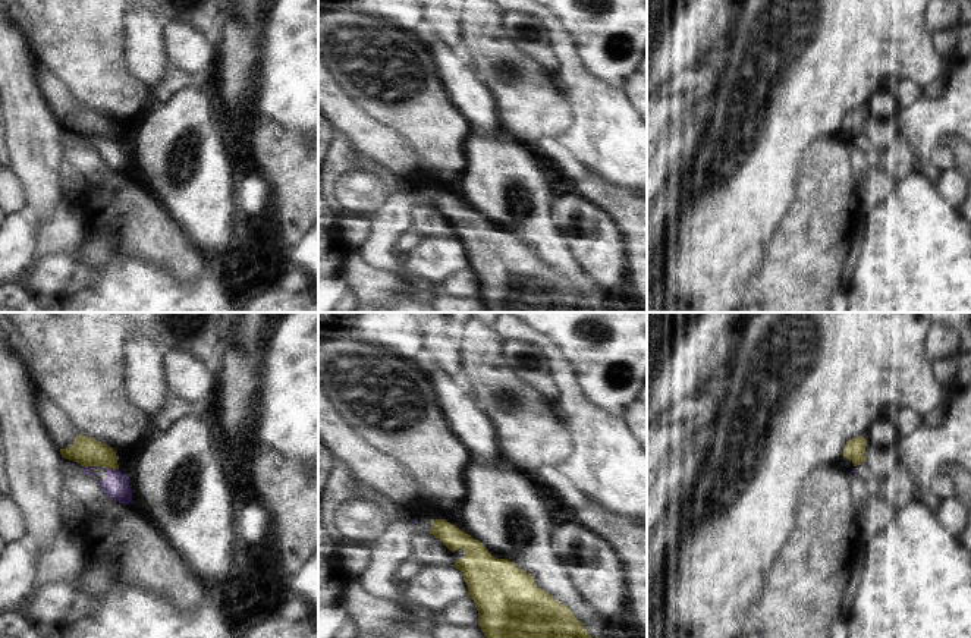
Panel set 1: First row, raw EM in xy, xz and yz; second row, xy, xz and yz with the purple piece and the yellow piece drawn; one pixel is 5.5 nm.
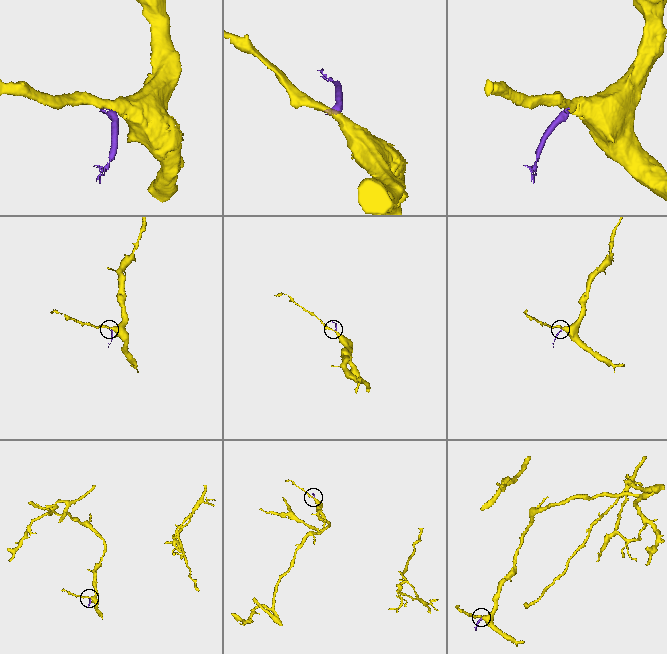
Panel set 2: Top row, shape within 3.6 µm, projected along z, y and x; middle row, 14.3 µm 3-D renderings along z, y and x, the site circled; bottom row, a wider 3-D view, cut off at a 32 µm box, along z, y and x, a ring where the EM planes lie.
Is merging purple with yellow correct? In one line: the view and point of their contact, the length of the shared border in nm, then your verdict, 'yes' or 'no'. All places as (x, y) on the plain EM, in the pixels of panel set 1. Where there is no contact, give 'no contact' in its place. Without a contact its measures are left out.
xy (112, 141) | 70 nm | no

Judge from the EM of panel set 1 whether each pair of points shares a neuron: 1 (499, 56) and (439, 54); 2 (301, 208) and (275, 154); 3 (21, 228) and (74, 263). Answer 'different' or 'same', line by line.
1: different
2: same
3: different

